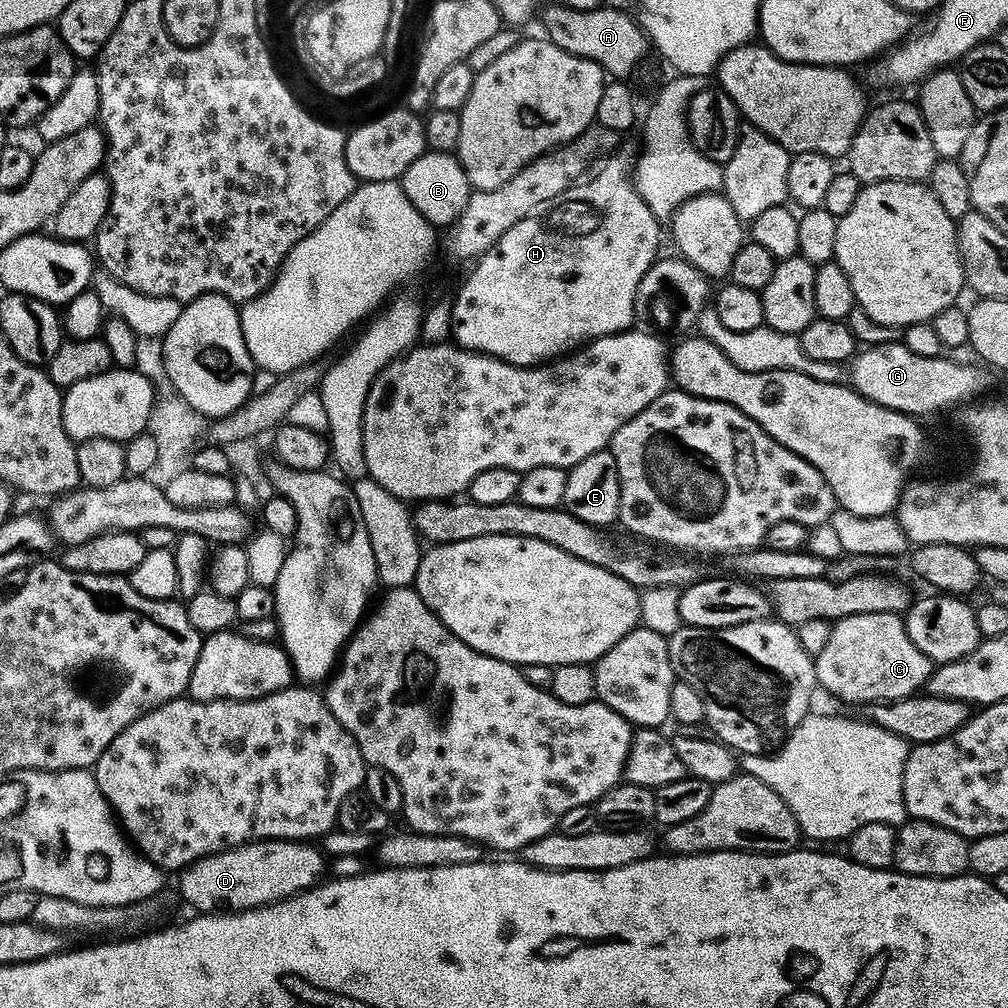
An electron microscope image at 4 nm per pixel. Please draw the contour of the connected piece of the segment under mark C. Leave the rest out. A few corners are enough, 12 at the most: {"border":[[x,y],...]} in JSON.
{"border":[[894,614],[835,621],[819,687],[853,706],[934,671]]}

